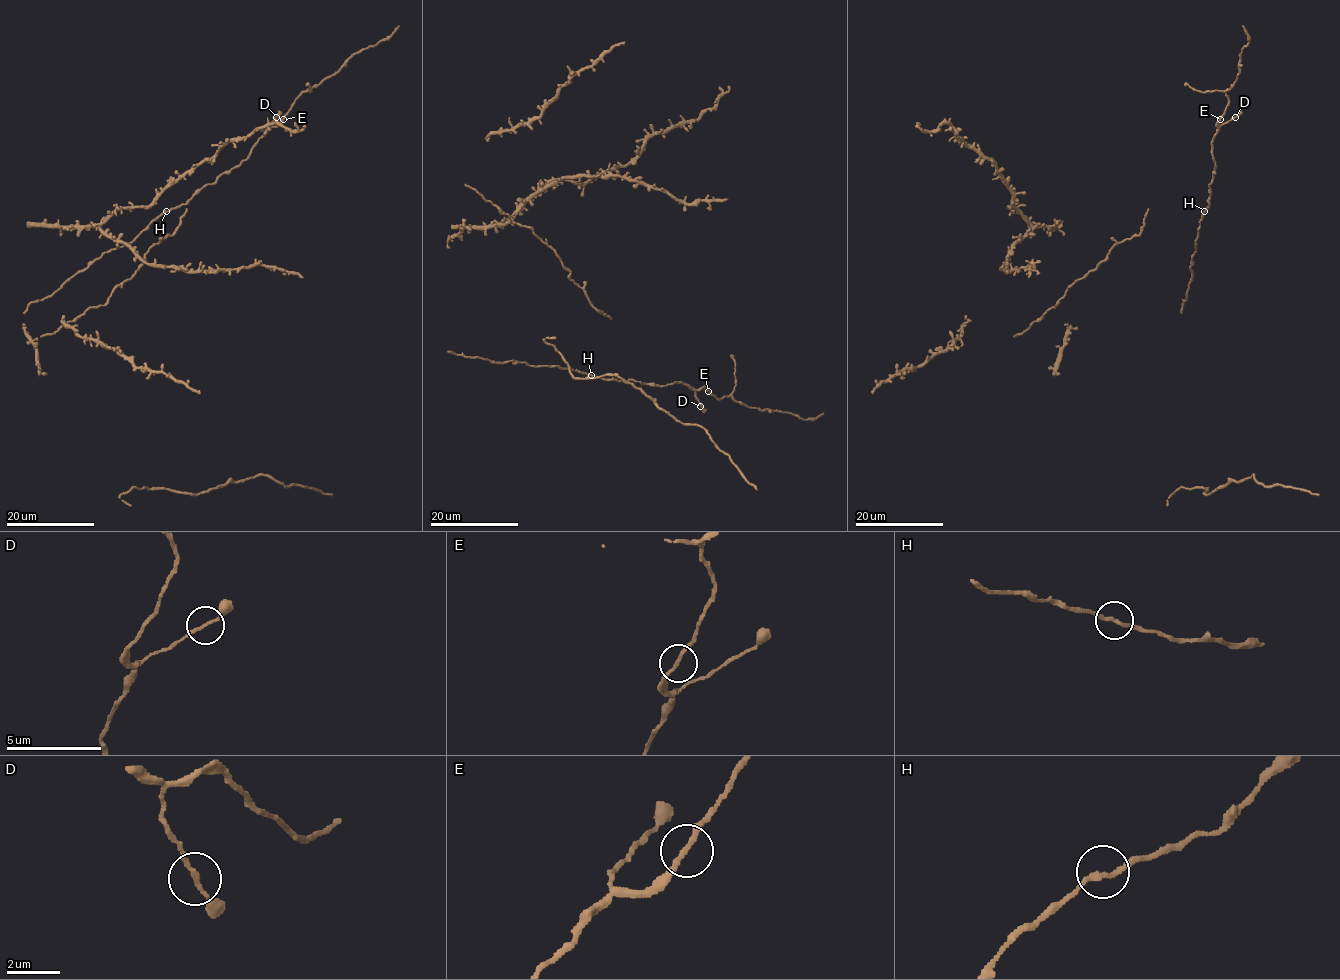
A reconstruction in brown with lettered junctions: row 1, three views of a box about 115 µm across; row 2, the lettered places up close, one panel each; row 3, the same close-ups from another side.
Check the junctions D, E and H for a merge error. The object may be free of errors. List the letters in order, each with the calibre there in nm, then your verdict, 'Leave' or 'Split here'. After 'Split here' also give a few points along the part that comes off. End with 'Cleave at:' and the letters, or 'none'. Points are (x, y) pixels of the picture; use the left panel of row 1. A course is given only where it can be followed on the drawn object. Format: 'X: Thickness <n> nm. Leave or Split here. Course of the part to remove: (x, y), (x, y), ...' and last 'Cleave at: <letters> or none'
D: Thickness 160 nm. Leave
E: Thickness 180 nm. Leave
H: Thickness 180 nm. Leave
Cleave at: none

